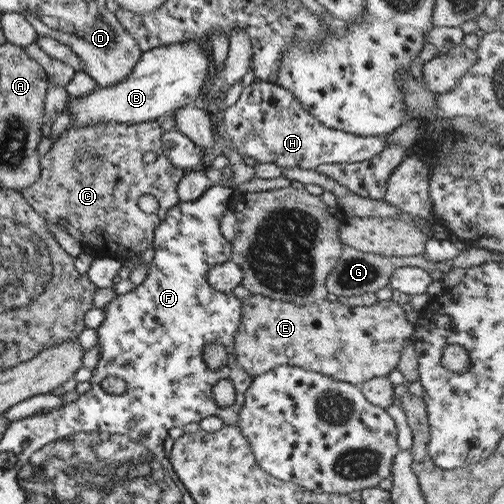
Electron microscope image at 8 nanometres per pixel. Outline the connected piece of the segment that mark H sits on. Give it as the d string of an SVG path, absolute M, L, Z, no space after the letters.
M257 81L243 87L235 104L222 109L221 120L213 119L213 122L224 143L224 153L225 148L236 148L243 156L254 158L256 163L269 163L283 168L305 169L323 164L364 162L384 149L388 136L354 135L329 128L307 113L289 90L275 83Z

